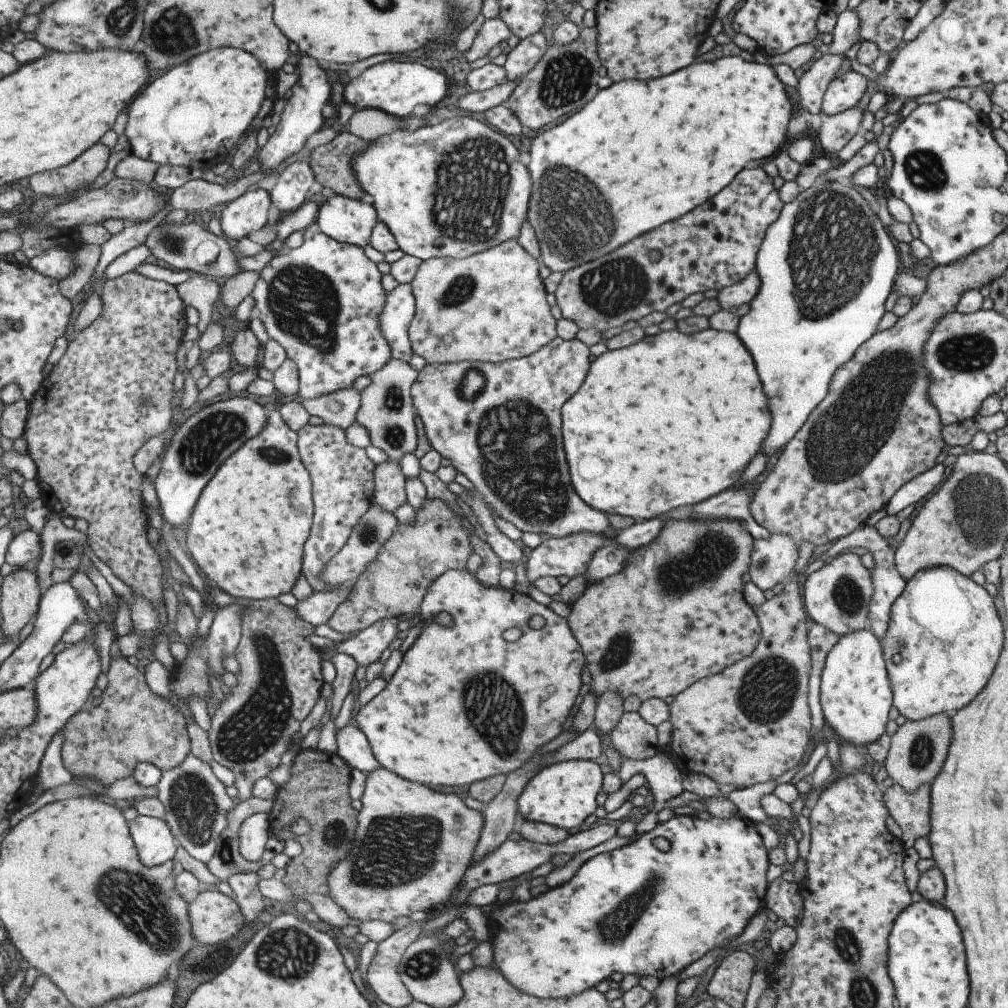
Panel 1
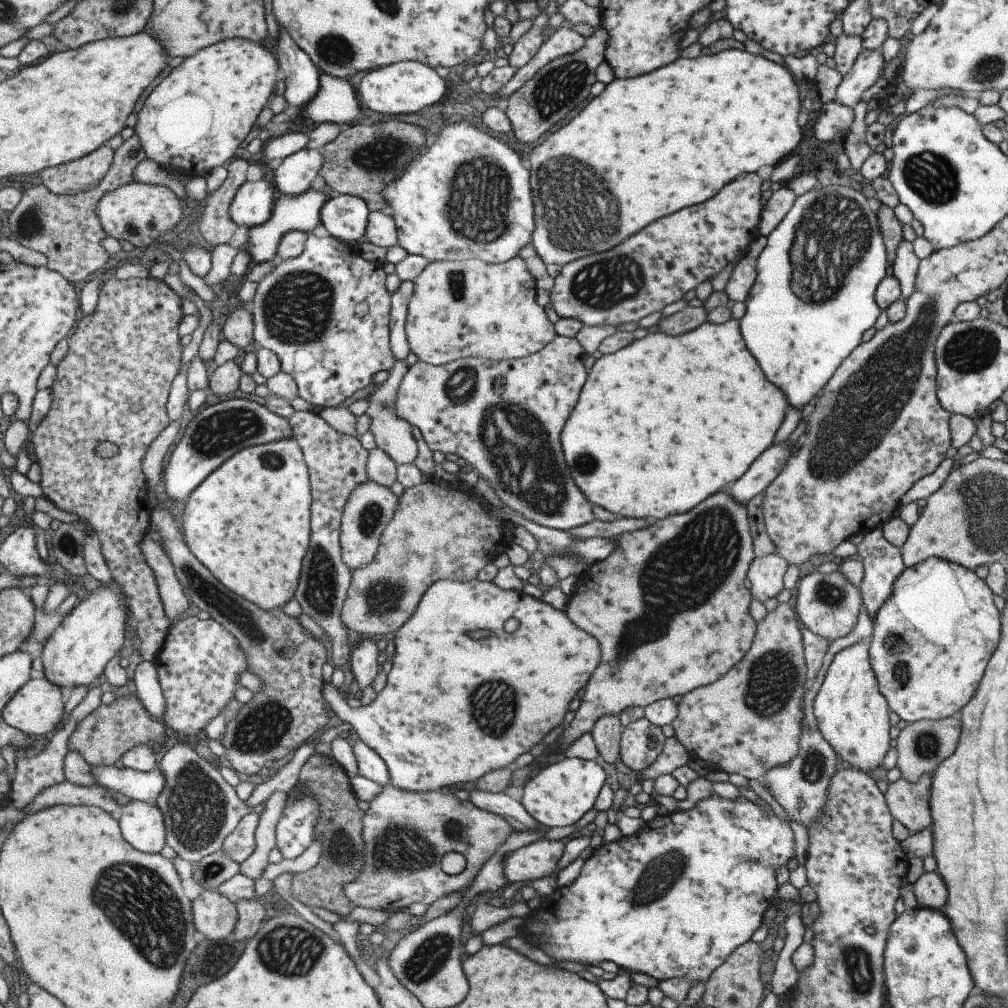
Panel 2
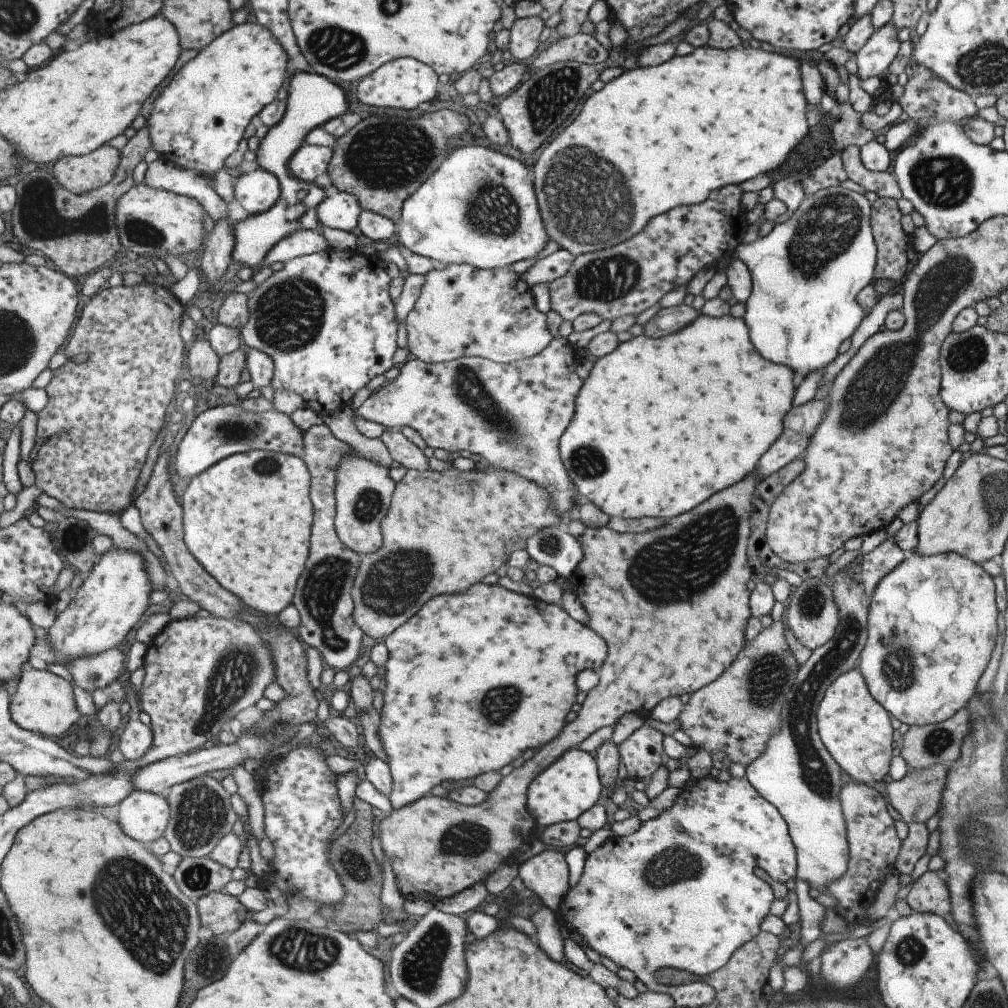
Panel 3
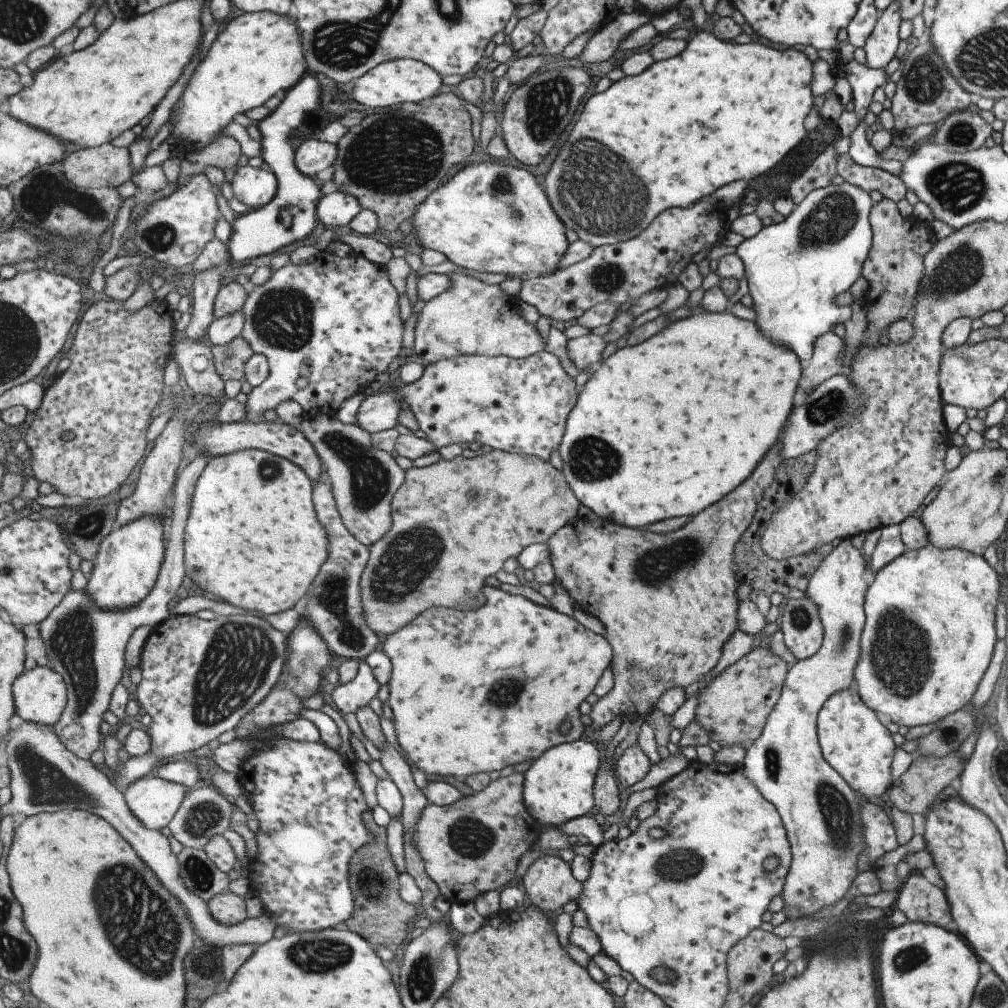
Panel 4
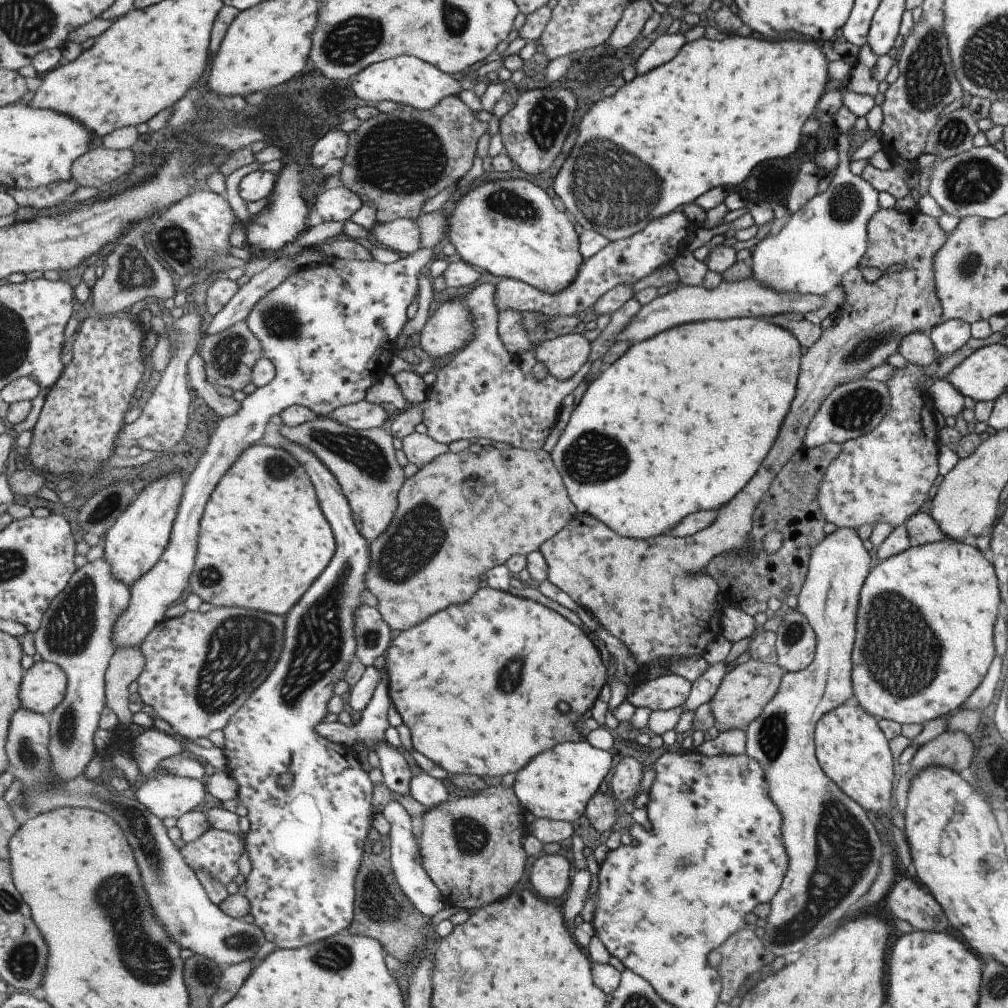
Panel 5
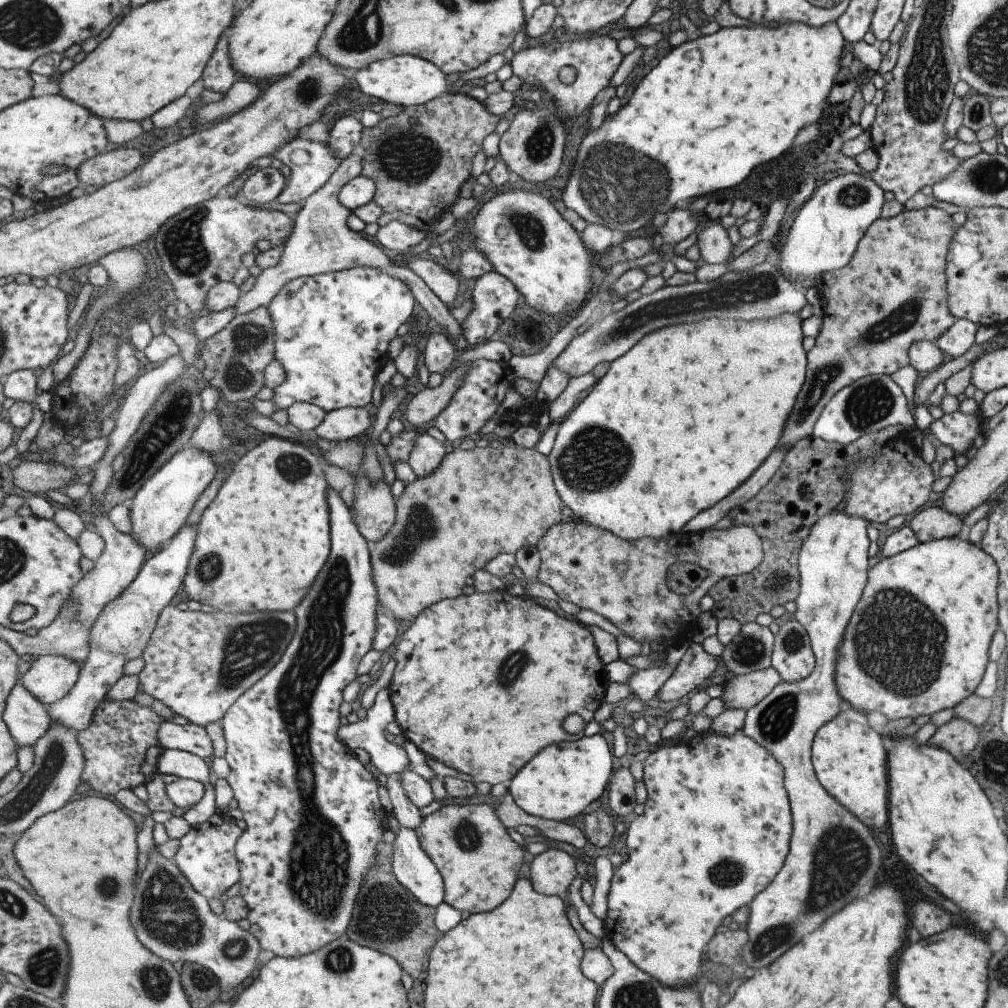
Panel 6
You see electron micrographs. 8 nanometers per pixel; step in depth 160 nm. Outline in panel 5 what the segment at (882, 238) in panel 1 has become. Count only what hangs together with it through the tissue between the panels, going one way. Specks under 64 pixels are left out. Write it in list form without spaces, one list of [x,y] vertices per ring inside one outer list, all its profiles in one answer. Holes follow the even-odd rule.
[[[841,133],[835,138],[833,148],[837,151],[838,163],[826,190],[813,196],[801,210],[791,214],[776,236],[761,239],[750,249],[751,277],[757,282],[780,293],[822,295],[834,286],[840,286],[839,281],[845,272],[857,266],[866,249],[867,221],[880,207],[877,203],[878,192],[859,175],[849,171],[849,153],[853,145],[850,141],[851,135],[848,133]]]

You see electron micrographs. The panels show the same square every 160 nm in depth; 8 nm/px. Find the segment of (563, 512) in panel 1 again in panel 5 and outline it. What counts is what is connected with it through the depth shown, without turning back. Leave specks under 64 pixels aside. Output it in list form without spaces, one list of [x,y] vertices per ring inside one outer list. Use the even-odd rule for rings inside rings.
[[[483,282],[467,296],[466,305],[474,319],[474,337],[436,373],[437,380],[429,387],[423,422],[427,433],[447,444],[457,440],[474,442],[477,438],[490,438],[513,447],[538,451],[559,420],[563,400],[585,380],[591,363],[587,361],[569,380],[560,381],[547,374],[537,382],[530,372],[523,374],[517,356],[513,356],[501,340],[496,285]],[[368,400],[342,406],[330,416],[338,423],[355,430],[379,428],[387,422],[387,412]]]

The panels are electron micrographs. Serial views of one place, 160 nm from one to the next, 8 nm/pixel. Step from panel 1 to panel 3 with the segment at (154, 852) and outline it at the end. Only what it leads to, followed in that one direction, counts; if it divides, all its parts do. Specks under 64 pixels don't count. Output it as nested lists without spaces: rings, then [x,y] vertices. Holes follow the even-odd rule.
[[[139,789],[118,807],[118,822],[123,830],[148,846],[165,834],[172,815],[167,795]]]

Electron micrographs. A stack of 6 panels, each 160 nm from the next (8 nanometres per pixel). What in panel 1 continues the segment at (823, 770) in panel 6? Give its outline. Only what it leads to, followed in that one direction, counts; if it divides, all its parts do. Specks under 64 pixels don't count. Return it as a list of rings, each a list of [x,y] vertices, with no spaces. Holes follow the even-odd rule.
[[[863,629],[841,635],[837,644],[828,650],[820,674],[818,699],[825,730],[833,732],[841,742],[866,748],[866,744],[875,742],[875,739],[885,733],[887,712],[892,705],[892,692],[880,652],[880,641],[871,630]]]

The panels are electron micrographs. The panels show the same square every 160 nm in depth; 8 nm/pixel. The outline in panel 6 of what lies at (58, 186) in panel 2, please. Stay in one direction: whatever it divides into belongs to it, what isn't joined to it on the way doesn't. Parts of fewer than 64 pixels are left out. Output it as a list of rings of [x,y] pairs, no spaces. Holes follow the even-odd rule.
[[[119,146],[84,162],[78,175],[82,186],[101,188],[135,173],[145,161],[145,157],[137,148]]]

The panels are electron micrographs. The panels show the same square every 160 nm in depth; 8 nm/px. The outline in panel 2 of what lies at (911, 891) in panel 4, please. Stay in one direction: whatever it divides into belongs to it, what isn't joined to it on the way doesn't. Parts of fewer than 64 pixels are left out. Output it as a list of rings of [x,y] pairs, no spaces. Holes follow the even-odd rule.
[[[924,872],[911,884],[917,906],[924,909],[943,910],[946,903],[947,890],[937,872]]]

